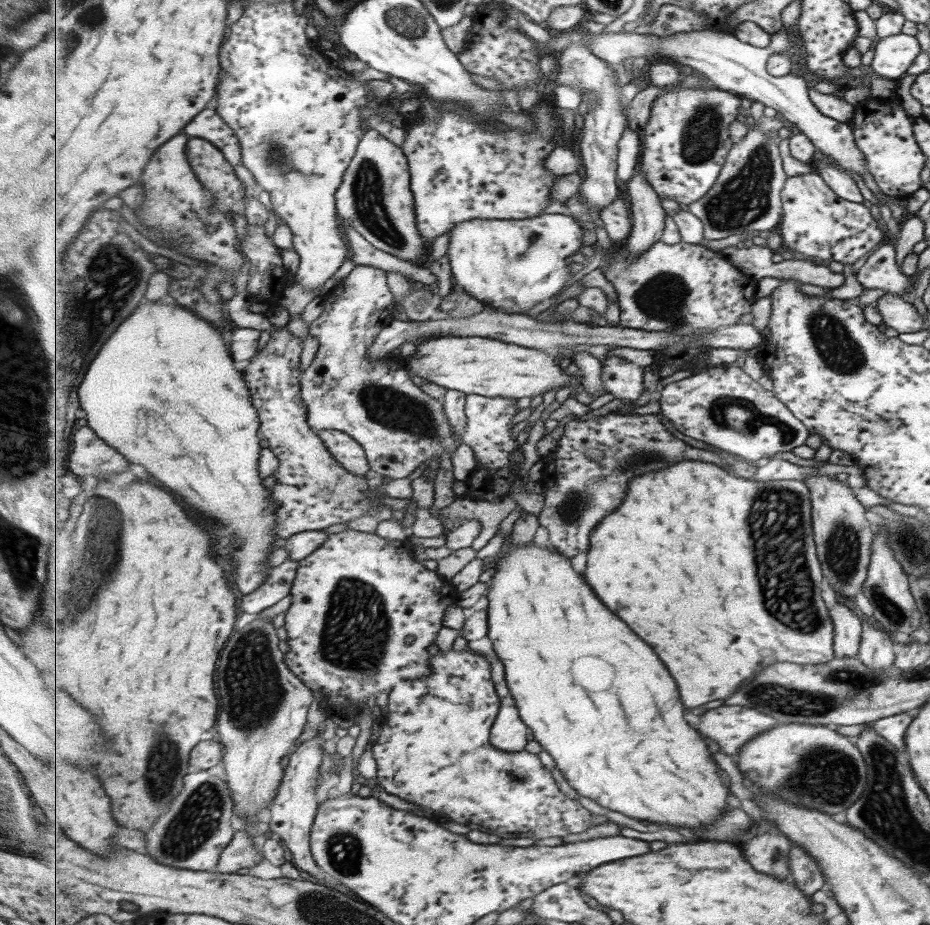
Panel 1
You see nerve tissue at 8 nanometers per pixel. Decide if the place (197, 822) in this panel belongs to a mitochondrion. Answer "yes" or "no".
yes

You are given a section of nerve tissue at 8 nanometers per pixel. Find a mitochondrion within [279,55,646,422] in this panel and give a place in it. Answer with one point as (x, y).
(367, 190)

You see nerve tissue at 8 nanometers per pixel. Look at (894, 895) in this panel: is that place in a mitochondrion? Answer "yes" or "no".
no

